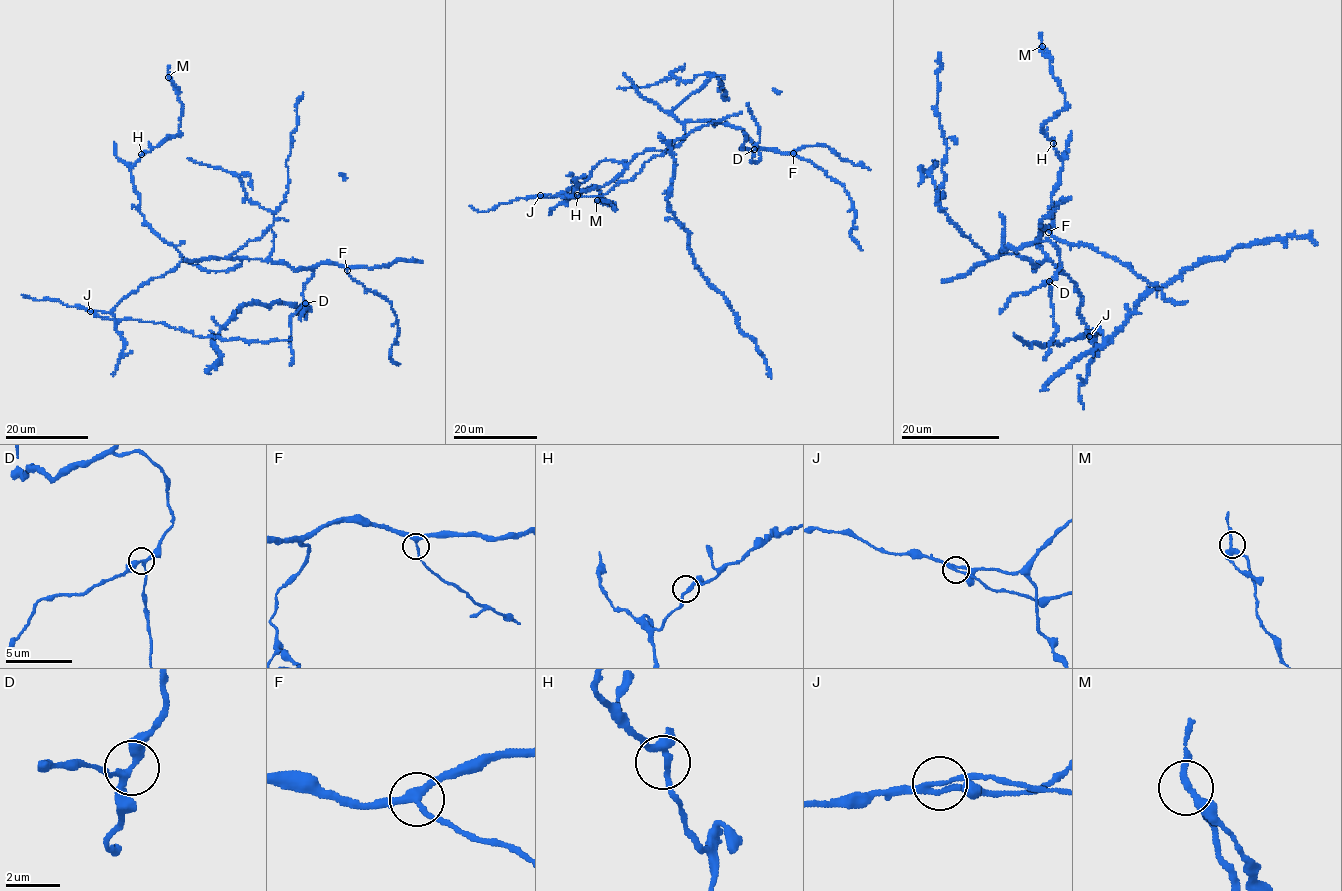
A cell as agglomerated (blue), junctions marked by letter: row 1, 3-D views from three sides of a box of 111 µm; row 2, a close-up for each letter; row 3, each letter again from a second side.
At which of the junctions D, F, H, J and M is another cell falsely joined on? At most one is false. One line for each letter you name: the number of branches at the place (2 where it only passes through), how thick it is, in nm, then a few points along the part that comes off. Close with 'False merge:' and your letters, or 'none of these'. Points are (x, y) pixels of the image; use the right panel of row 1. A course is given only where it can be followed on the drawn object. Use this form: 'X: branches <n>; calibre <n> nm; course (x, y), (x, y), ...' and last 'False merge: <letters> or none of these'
J: branches 3; calibre 200 nm; course (1089, 336), (1095, 340), (1097, 331), (1089, 331), (1063, 344), (1043, 346), (1025, 343), (1014, 333)
False merge: J

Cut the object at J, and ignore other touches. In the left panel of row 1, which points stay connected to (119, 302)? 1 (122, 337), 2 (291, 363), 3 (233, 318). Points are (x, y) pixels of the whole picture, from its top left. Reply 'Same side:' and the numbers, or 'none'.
Same side: 1, 2, 3

